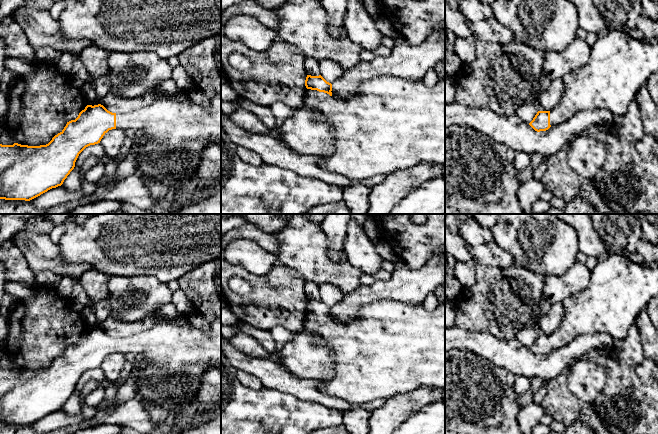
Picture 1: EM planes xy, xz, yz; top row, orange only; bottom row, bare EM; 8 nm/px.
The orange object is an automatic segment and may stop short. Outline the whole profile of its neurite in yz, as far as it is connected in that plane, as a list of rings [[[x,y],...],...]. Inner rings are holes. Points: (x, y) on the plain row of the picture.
[[[613,252],[607,257],[599,258],[596,267],[591,271],[588,287],[562,303],[565,317],[560,326],[551,335],[538,335],[529,349],[537,356],[546,355],[583,334],[604,333],[617,342],[626,338],[639,313],[657,295],[658,262],[638,264],[619,252]]]

